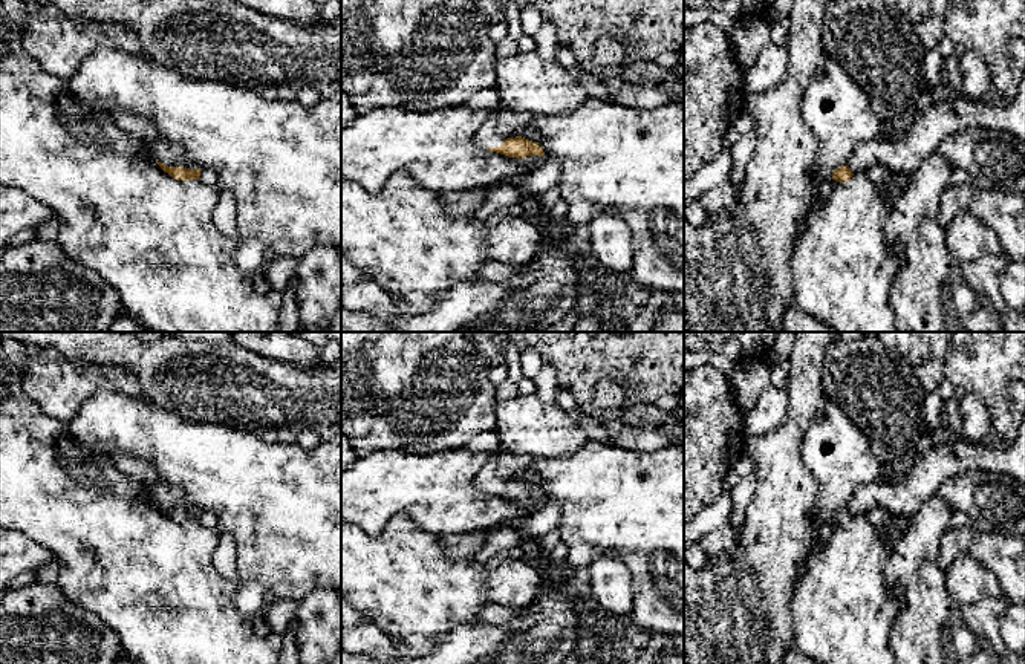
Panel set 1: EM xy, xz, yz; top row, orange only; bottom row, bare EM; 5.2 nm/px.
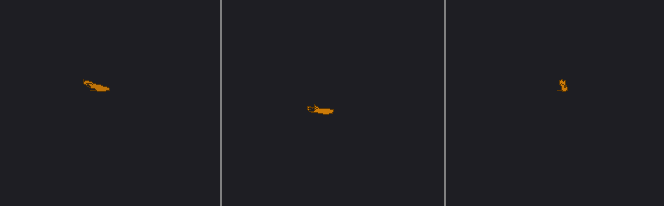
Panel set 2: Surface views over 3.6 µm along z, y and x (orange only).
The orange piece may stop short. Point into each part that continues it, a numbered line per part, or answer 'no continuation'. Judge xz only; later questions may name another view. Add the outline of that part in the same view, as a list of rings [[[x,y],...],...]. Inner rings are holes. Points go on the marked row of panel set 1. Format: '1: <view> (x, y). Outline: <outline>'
1: xz (504, 124). Outline: [[[502,104],[493,112],[493,116],[476,133],[476,144],[485,150],[499,147],[508,138],[520,136],[532,118],[528,113],[511,112]]]
2: xz (530, 162). Outline: [[[537,155],[520,158],[520,159],[512,158],[512,159],[516,159],[522,165],[522,168],[523,168],[522,174],[528,174],[528,173],[540,168],[543,165],[543,162],[545,162],[545,158],[537,156]]]

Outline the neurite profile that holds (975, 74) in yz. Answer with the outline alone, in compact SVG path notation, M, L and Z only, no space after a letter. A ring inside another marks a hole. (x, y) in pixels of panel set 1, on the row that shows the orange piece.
M967 50L959 60L962 93L973 101L982 101L990 87L990 72L981 54Z

